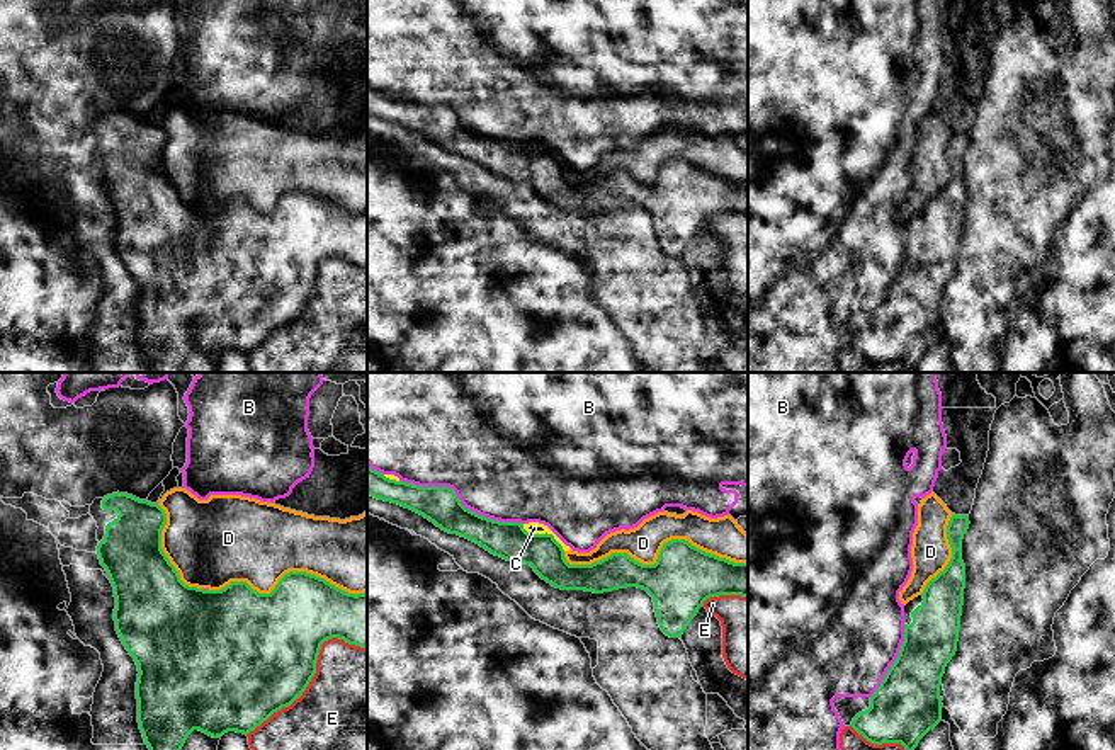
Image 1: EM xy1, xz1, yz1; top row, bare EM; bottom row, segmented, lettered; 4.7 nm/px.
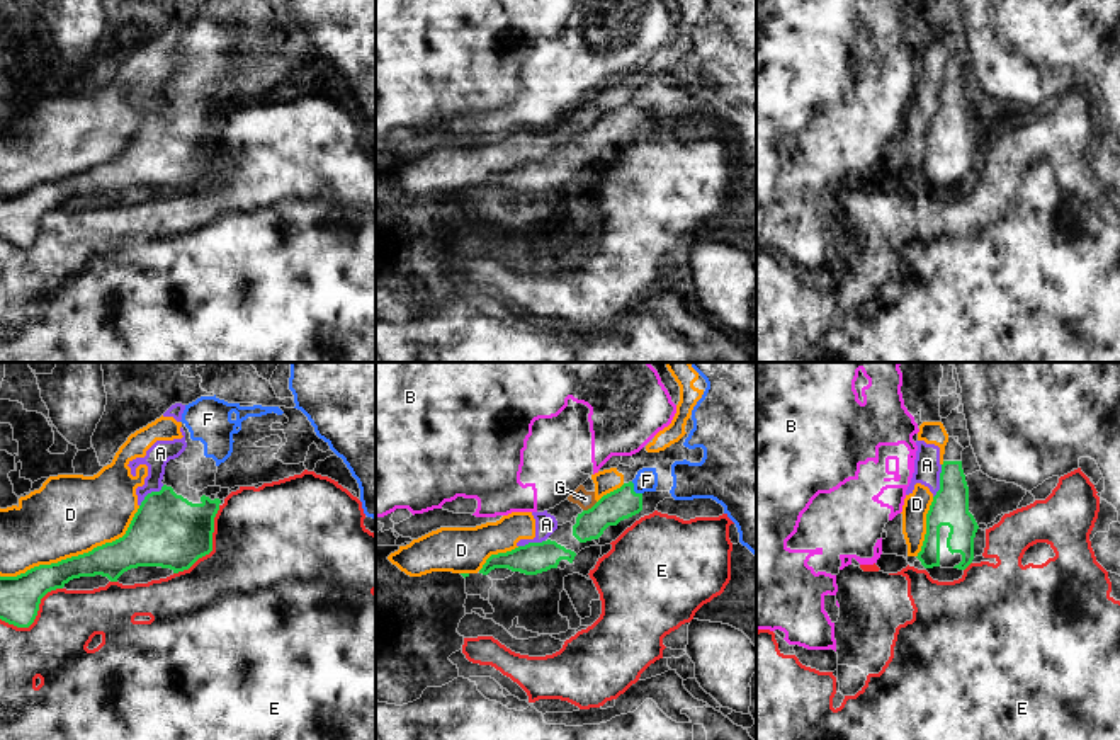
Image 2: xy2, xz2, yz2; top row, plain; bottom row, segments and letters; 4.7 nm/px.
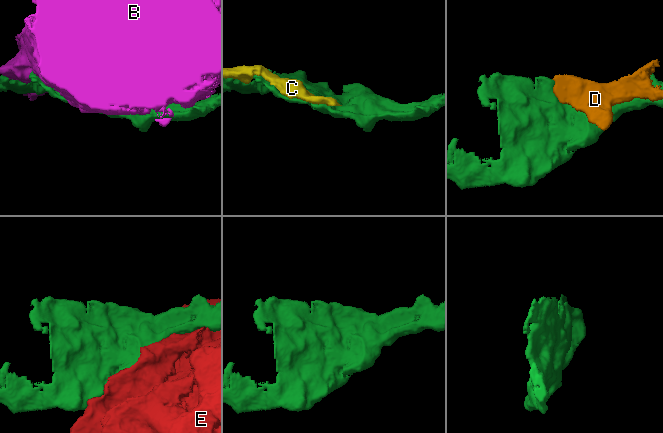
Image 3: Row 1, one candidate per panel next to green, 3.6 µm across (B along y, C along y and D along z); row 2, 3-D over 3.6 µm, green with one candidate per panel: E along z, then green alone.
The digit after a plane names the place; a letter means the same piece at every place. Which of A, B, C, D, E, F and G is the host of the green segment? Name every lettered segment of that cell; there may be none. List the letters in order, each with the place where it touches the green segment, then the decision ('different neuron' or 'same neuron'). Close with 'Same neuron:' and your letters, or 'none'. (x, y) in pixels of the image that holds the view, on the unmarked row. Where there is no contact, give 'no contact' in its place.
A: yz2 (940, 101) | different neuron
B: xz1 (459, 119) | different neuron
C: xz1 (546, 152) | different neuron
D: xz1 (656, 179) | different neuron
E: xy1 (313, 295) | different neuron
F: xz2 (633, 109) | same neuron
G: xz2 (592, 126) | different neuron
Same neuron: F

